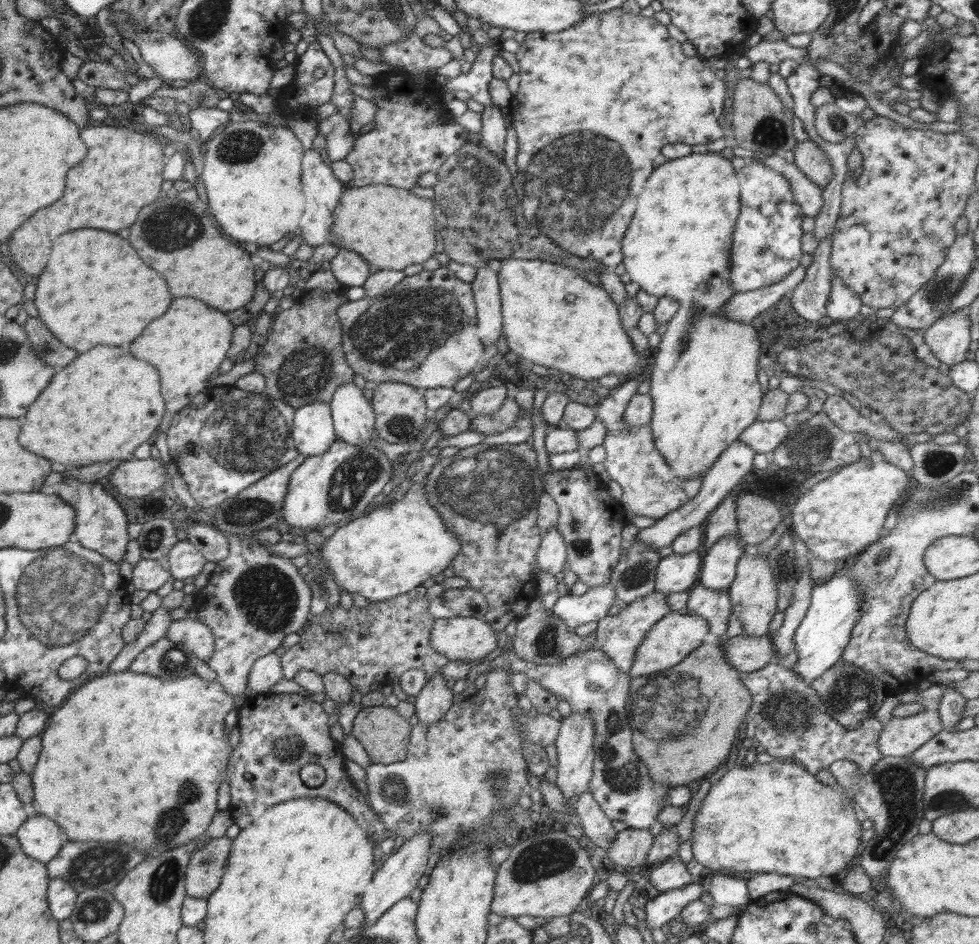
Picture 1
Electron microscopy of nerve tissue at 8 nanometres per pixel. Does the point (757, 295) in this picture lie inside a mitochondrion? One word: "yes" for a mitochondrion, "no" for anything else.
no

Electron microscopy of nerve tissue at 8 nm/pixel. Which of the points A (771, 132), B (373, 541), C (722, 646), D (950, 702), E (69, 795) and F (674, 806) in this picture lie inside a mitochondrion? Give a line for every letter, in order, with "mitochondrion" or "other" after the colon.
A: mitochondrion
B: other
C: other
D: other
E: other
F: other

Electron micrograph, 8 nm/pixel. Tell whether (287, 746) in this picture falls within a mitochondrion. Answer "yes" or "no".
yes

